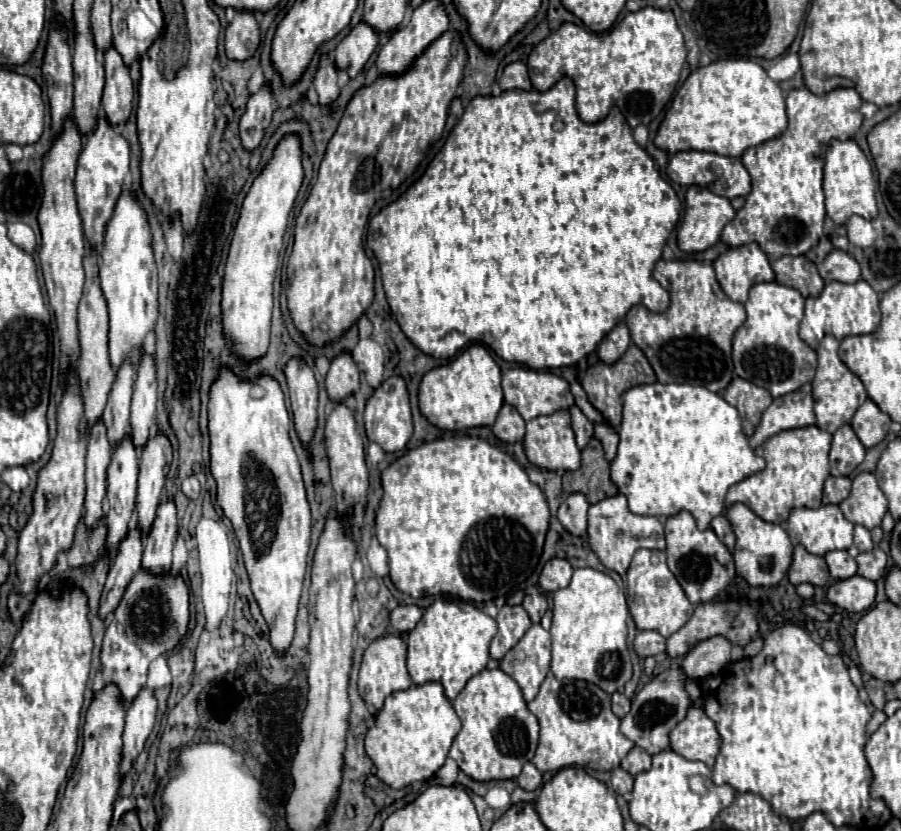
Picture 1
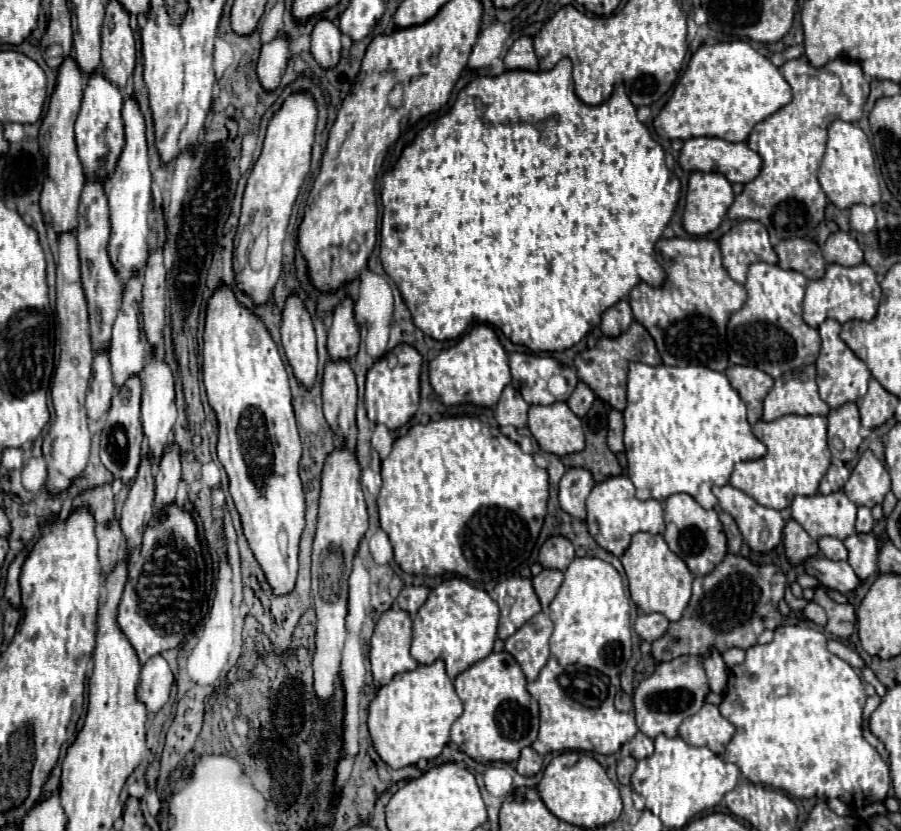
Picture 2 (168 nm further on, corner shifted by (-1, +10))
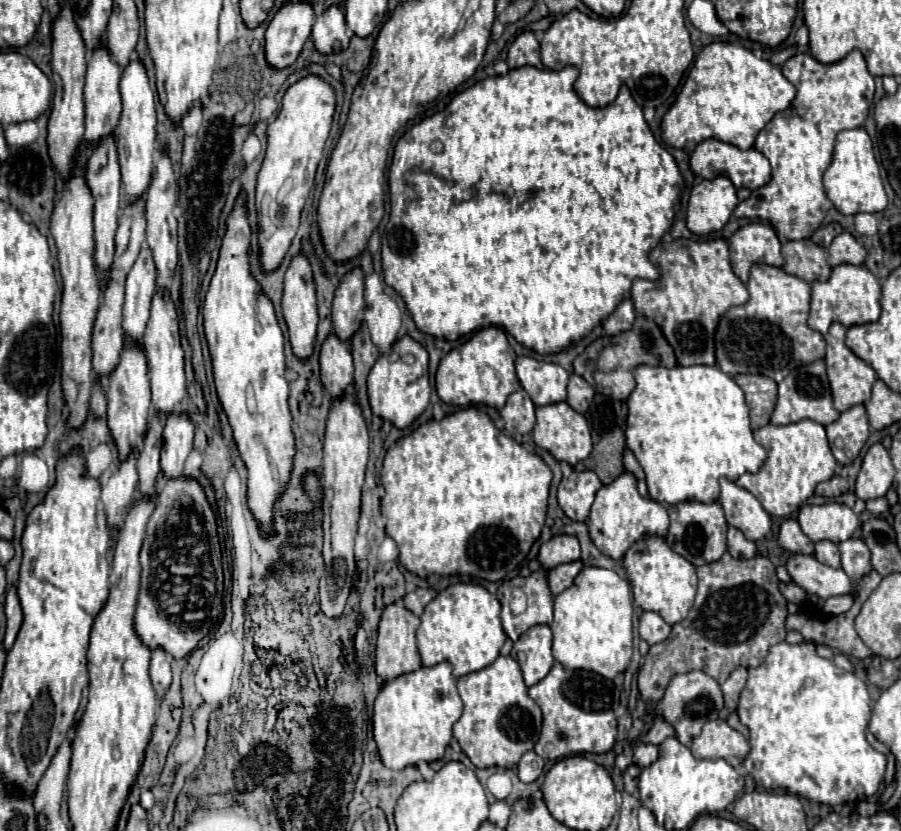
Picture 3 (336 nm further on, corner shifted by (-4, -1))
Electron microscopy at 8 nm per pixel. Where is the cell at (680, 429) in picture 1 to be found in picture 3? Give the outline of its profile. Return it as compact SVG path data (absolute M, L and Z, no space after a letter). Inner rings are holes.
M638 366L634 370L636 378L636 388L628 398L628 422L626 422L626 446L634 452L636 460L640 462L644 474L646 474L646 484L648 484L648 496L660 504L678 504L686 500L696 500L704 504L714 504L718 500L718 480L724 476L730 482L738 480L740 474L744 472L758 472L766 460L766 450L752 438L752 428L750 428L750 418L748 418L748 406L744 402L744 392L740 386L724 374L718 366L676 366L676 368L662 368L662 366Z

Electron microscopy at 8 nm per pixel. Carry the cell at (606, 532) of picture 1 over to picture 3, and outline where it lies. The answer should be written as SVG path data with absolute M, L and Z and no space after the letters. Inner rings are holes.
M624 472L612 484L598 490L586 524L596 548L614 560L622 560L634 542L640 542L646 536L666 536L670 520L666 508L660 502L640 496L636 490L636 478L630 472Z

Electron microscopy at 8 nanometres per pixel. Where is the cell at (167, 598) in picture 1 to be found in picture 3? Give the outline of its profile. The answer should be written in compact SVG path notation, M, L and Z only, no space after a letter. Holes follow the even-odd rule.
M182 476L178 480L168 480L164 484L156 500L156 510L148 520L146 538L140 550L140 562L142 562L142 582L134 614L134 630L140 636L142 644L148 646L152 652L154 648L166 648L166 652L172 654L174 658L184 658L218 622L218 616L222 612L222 590L224 590L216 516L196 480Z

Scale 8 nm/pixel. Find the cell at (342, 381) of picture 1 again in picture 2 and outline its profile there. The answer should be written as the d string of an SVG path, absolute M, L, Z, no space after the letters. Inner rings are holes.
M345 297L333 311L333 323L327 337L331 357L353 359L359 349L359 325L353 315L353 299Z

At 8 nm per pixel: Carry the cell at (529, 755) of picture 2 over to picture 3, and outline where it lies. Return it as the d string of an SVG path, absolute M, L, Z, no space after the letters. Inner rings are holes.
M526 752L518 764L518 778L528 784L534 782L542 774L542 770L544 770L544 760L534 752Z

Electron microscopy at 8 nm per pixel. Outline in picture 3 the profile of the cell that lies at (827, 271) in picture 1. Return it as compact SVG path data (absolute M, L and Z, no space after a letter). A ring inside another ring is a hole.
M842 232L836 236L828 248L828 264L830 266L840 266L840 264L852 264L852 266L862 266L866 258L866 250L862 244L848 232Z

